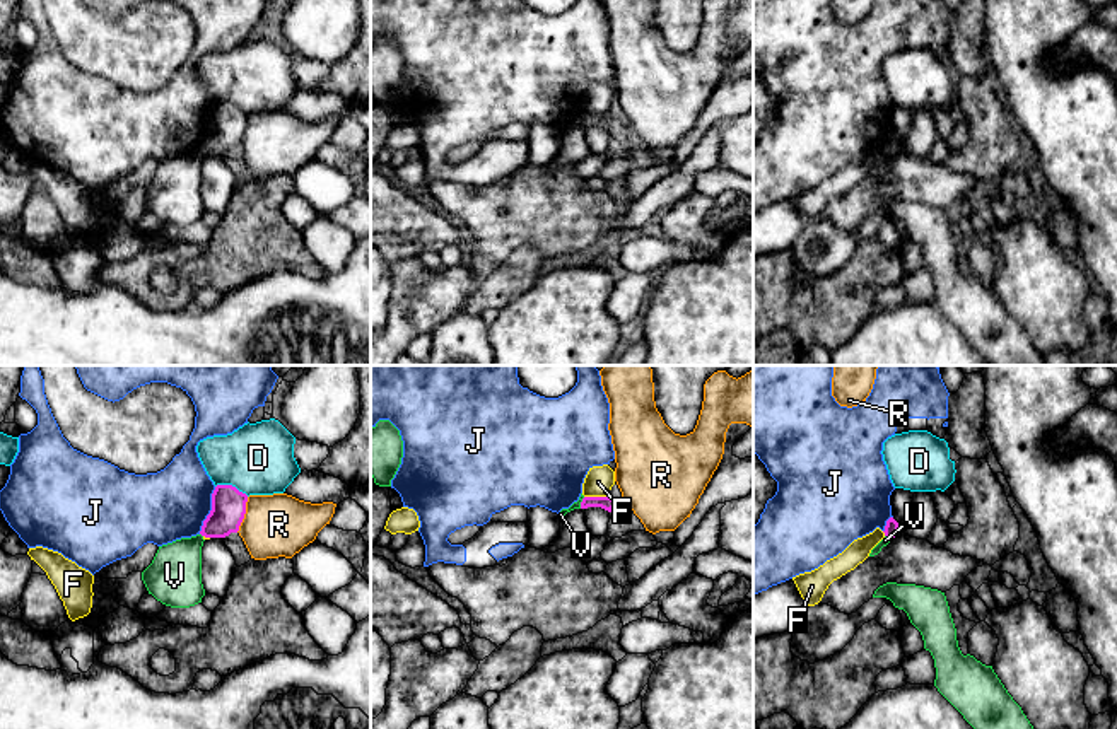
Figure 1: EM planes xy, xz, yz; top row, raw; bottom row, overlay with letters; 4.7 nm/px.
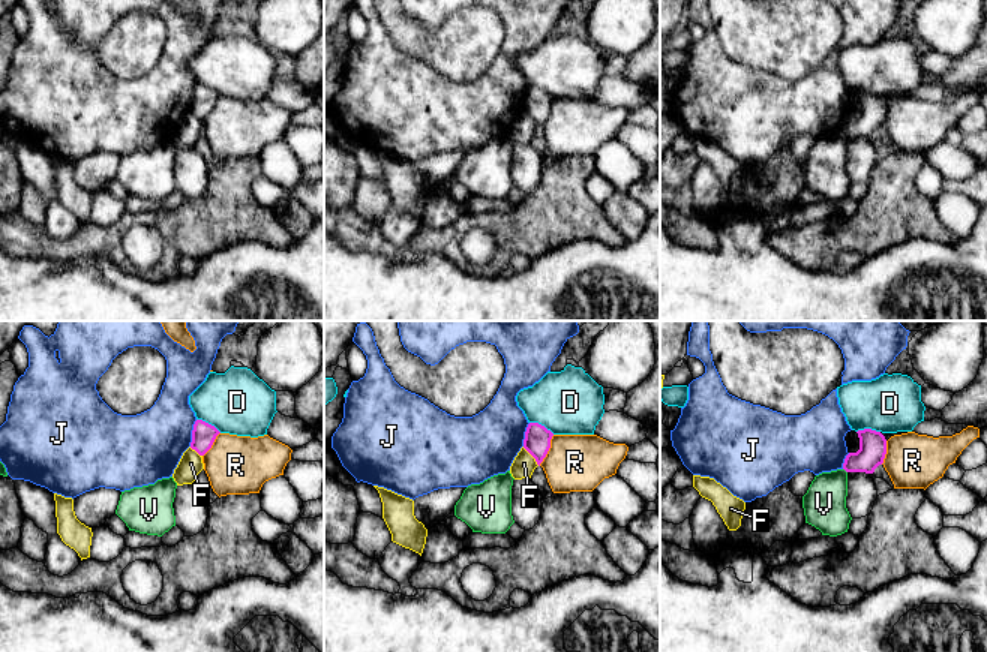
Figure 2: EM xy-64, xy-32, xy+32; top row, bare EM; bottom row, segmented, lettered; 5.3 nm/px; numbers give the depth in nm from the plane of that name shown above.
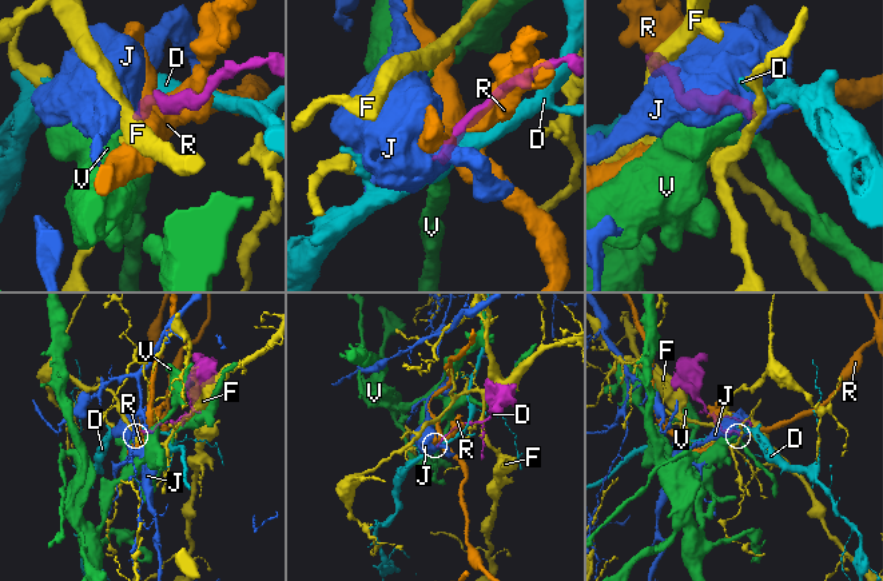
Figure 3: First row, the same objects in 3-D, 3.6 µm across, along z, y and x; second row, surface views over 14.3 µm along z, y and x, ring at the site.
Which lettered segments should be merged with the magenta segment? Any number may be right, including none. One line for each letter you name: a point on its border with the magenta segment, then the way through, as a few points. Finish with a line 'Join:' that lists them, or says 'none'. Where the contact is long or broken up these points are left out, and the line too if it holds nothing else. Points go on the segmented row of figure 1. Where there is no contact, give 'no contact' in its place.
Join: none

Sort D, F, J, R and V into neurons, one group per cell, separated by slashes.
D / F / J / R / V

